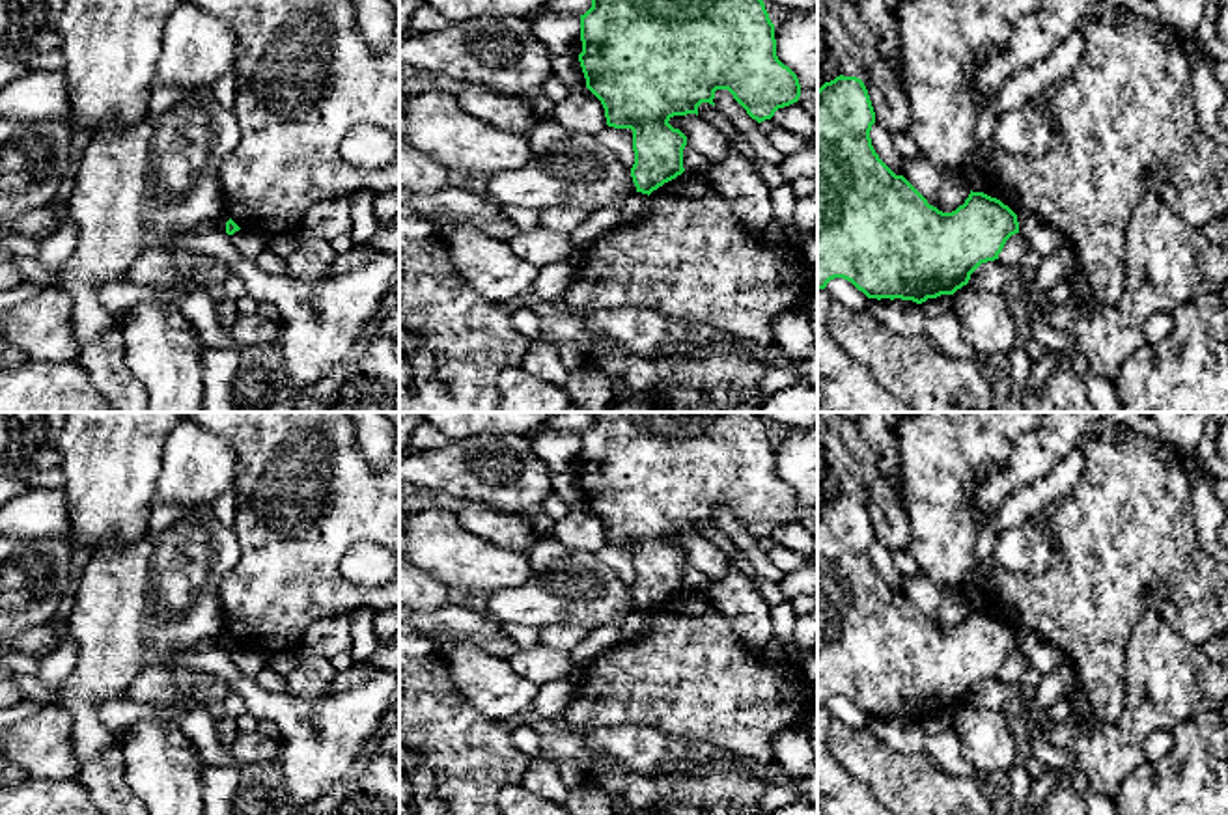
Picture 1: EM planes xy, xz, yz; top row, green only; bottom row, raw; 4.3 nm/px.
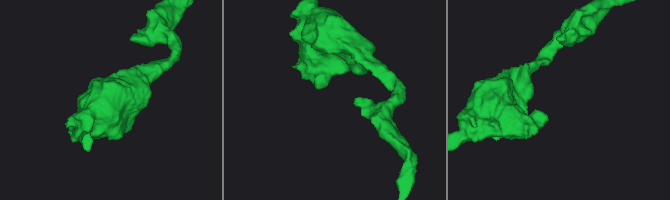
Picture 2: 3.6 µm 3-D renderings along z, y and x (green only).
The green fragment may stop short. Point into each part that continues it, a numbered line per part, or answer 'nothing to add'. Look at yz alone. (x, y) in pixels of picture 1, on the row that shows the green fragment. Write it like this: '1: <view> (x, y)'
nothing to add

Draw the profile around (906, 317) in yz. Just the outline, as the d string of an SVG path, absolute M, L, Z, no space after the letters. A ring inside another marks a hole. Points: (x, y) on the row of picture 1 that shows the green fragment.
M868 298L868 310L881 323L900 336L918 336L924 332L926 315L920 304L901 298Z

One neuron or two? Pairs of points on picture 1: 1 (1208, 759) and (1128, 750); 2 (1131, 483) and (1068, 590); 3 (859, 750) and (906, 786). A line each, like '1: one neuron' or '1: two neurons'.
1: two neurons
2: one neuron
3: one neuron

